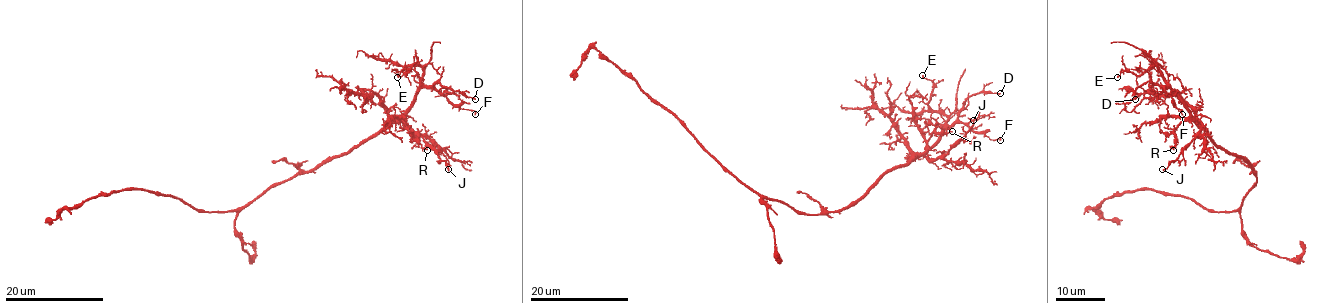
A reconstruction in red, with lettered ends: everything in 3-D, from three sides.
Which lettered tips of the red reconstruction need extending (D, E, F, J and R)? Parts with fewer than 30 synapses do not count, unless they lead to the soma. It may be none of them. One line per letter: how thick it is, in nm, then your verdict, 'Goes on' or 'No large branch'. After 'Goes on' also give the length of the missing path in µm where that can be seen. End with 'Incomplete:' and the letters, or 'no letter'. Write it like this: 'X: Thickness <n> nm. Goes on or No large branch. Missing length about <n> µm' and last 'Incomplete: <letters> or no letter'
D: Thickness 160 nm. No large branch
E: Thickness 160 nm. No large branch
F: Thickness 160 nm. No large branch
J: Thickness 160 nm. No large branch
R: Thickness 150 nm. No large branch
Incomplete: no letter

